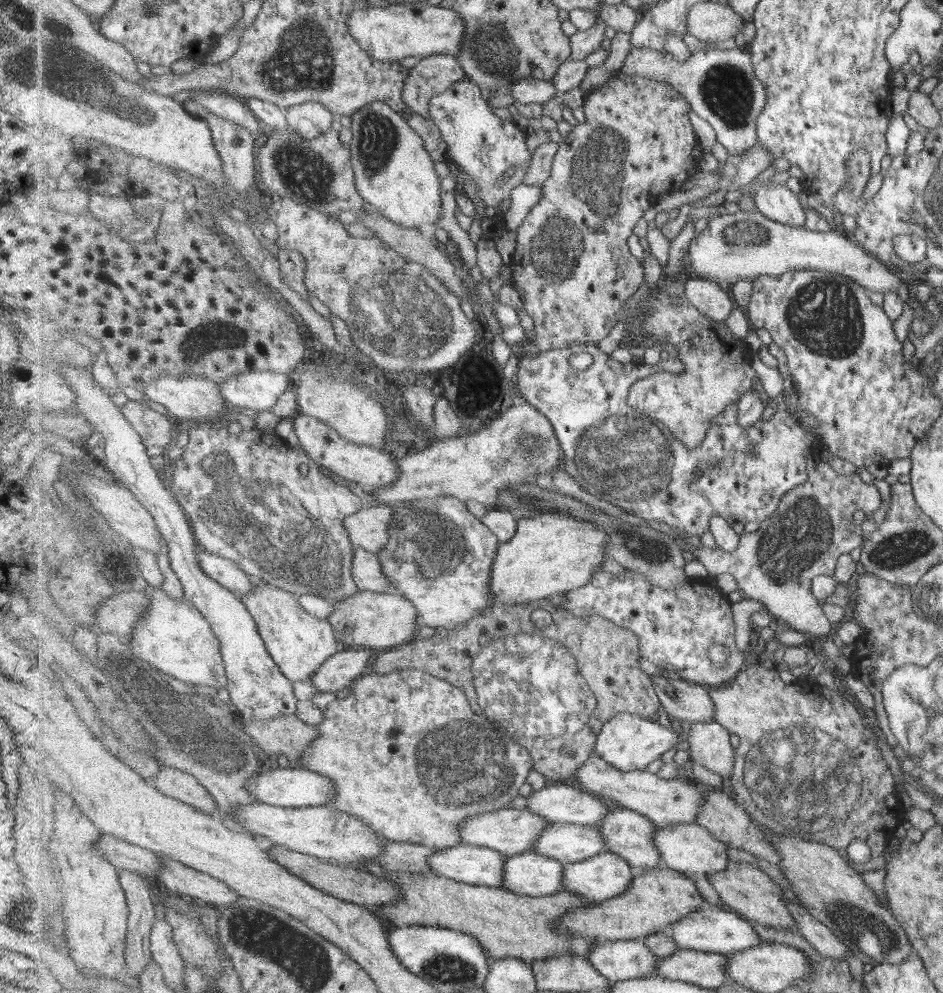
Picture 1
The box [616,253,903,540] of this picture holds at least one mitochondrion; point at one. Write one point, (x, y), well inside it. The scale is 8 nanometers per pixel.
(825, 315)

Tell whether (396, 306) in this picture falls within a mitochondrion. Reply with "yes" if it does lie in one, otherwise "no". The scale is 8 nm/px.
yes

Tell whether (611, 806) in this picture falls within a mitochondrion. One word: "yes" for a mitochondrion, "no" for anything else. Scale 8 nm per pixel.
no

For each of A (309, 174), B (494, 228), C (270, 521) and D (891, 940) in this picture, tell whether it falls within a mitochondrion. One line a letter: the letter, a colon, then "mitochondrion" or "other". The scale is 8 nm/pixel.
A: mitochondrion
B: other
C: mitochondrion
D: mitochondrion

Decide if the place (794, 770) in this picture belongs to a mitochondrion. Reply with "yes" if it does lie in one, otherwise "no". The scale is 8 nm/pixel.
yes

